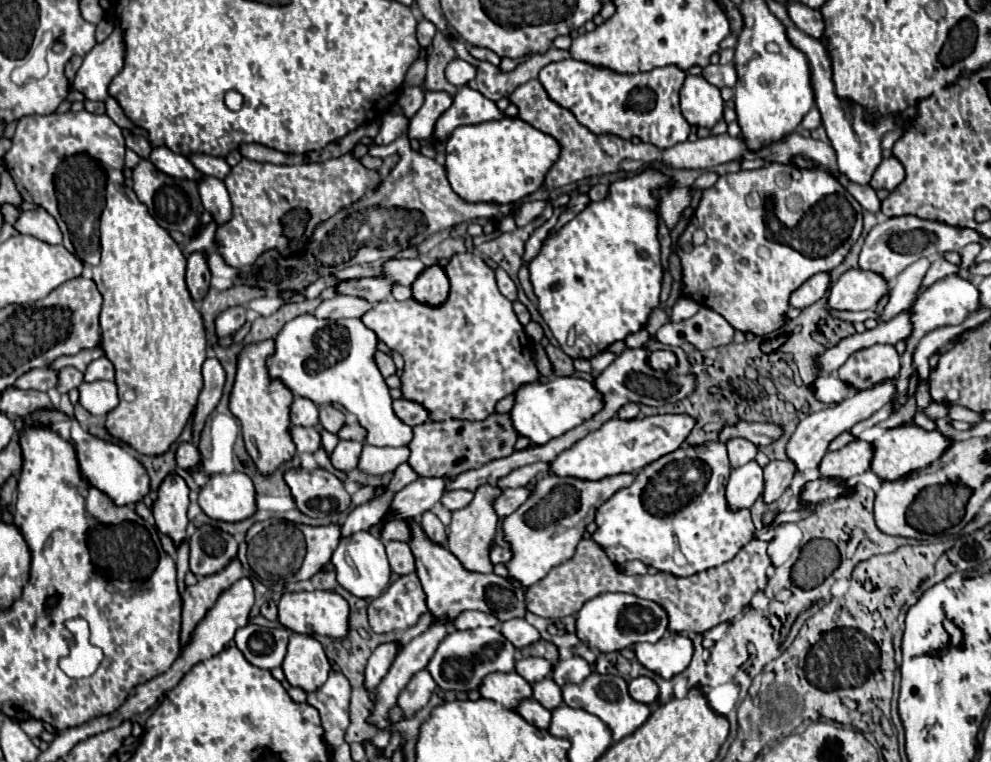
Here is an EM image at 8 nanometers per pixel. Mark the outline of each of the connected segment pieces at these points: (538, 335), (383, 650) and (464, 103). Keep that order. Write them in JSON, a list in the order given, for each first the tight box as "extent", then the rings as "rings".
[{"extent":[524,321,544,343],"rings":[[[530,321],[524,328],[526,335],[534,342],[539,343],[541,339],[544,337],[543,328],[540,324]]]},{"extent":[366,642,400,688],"rings":[[[388,642],[388,644],[380,644],[372,656],[368,658],[368,664],[366,664],[366,686],[368,688],[376,688],[380,684],[380,680],[386,676],[388,668],[392,666],[394,658],[398,656],[398,648],[400,648],[400,642]]]},{"extent":[434,88,504,142],"rings":[[[462,88],[454,96],[452,106],[440,116],[434,128],[434,136],[438,136],[438,140],[444,142],[446,136],[450,136],[450,132],[462,124],[482,124],[490,120],[500,120],[502,116],[504,114],[496,106],[496,102],[482,96],[478,90]]]}]

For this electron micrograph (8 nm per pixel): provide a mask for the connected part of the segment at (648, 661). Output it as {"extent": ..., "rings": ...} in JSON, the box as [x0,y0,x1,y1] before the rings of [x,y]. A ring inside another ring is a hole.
{"extent":[632,634,694,680],"rings":[[[680,634],[664,636],[656,644],[634,644],[632,650],[644,668],[652,670],[664,680],[670,680],[672,676],[686,670],[694,652],[692,642]]]}

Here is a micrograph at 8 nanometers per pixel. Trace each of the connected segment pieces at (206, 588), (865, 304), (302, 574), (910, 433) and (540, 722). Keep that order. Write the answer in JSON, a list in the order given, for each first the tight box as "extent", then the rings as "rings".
[{"extent":[180,558,244,644],"rings":[[[238,558],[230,560],[224,570],[204,576],[194,586],[188,586],[182,594],[182,630],[180,630],[180,642],[186,644],[190,640],[190,632],[202,620],[202,616],[208,612],[208,608],[218,600],[222,590],[226,590],[230,584],[240,580],[244,576],[242,564]]]},{"extent":[828,272,888,310],"rings":[[[844,272],[830,288],[828,306],[832,310],[868,310],[888,292],[888,284],[874,272]]]},{"extent":[294,524,340,580],"rings":[[[328,524],[328,526],[300,526],[300,532],[306,538],[306,556],[304,562],[294,576],[296,580],[308,580],[314,574],[318,574],[324,564],[330,562],[332,552],[338,546],[340,540],[340,524]]]},{"extent":[872,426,952,480],"rings":[[[896,426],[882,434],[882,440],[878,438],[874,442],[874,460],[872,460],[872,472],[876,472],[884,480],[898,480],[898,476],[906,476],[912,470],[926,468],[928,464],[936,462],[944,450],[952,444],[952,440],[940,430],[924,430],[922,426]]]},{"extent":[516,698,550,728],"rings":[[[534,698],[520,700],[520,704],[516,706],[516,712],[536,728],[548,728],[548,724],[550,724],[550,710],[546,710]]]}]

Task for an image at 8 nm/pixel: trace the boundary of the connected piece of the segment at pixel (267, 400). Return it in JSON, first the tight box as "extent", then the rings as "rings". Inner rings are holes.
{"extent":[230,340,296,474],"rings":[[[274,340],[246,344],[238,354],[236,380],[230,392],[230,412],[240,420],[246,450],[262,474],[274,472],[282,462],[288,462],[296,454],[294,442],[290,440],[288,434],[290,402],[294,396],[284,386],[282,380],[270,376],[266,360],[272,354],[274,354]]]}

